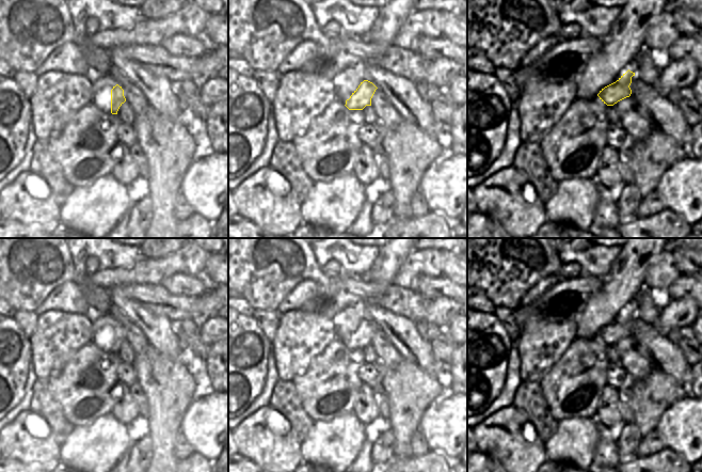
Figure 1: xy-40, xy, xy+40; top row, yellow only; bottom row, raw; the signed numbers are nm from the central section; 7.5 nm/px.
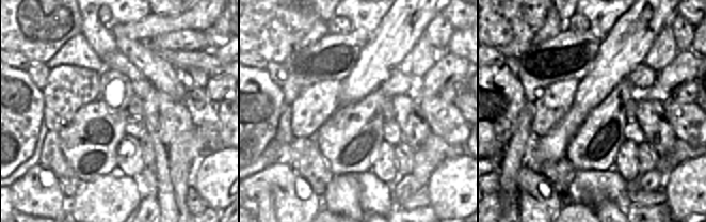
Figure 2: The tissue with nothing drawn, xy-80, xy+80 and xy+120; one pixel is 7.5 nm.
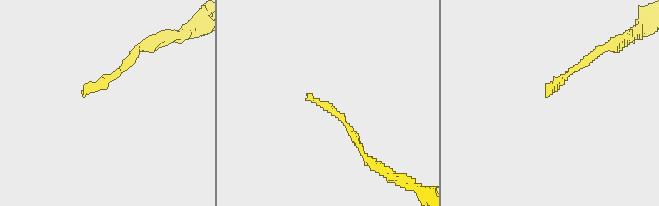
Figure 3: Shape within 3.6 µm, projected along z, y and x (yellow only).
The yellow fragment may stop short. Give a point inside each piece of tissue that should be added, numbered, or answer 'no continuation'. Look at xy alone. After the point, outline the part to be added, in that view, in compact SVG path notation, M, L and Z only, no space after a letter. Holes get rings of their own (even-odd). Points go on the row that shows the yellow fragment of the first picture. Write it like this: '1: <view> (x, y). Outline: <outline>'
no continuation

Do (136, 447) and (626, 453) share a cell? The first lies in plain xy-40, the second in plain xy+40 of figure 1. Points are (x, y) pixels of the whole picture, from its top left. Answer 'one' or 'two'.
one

